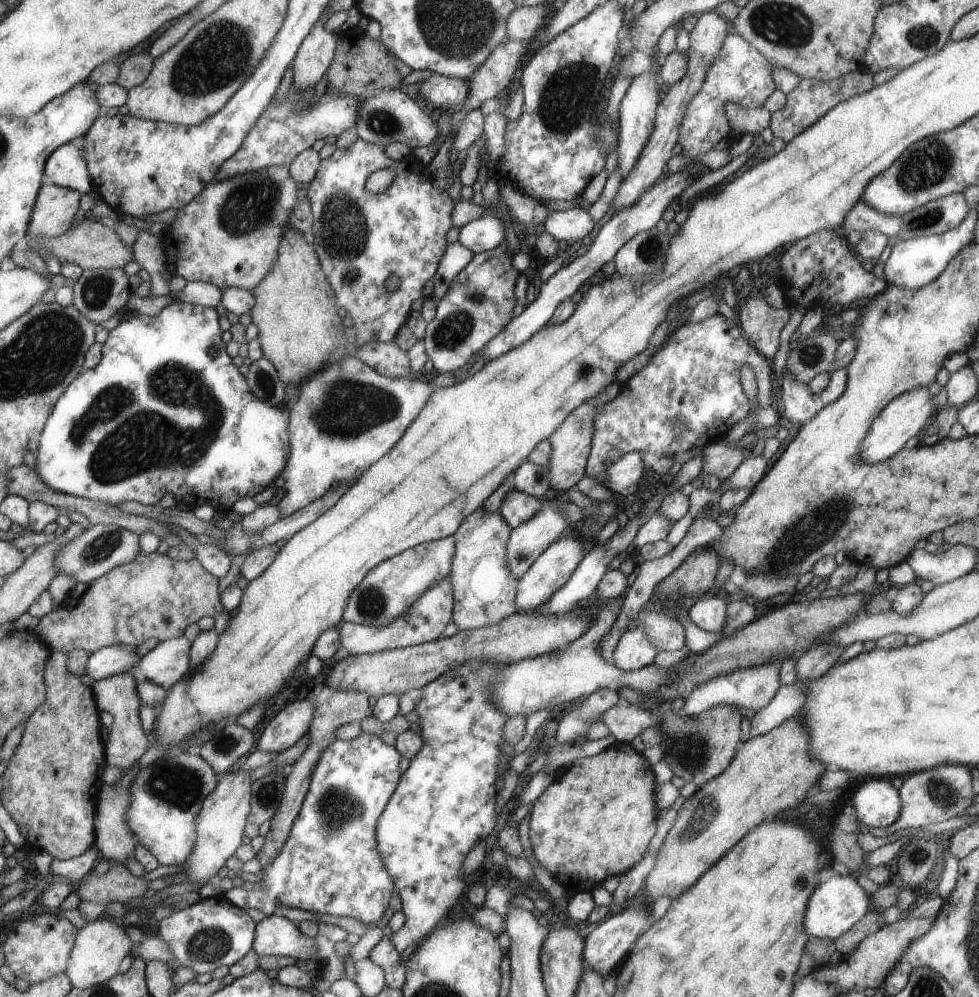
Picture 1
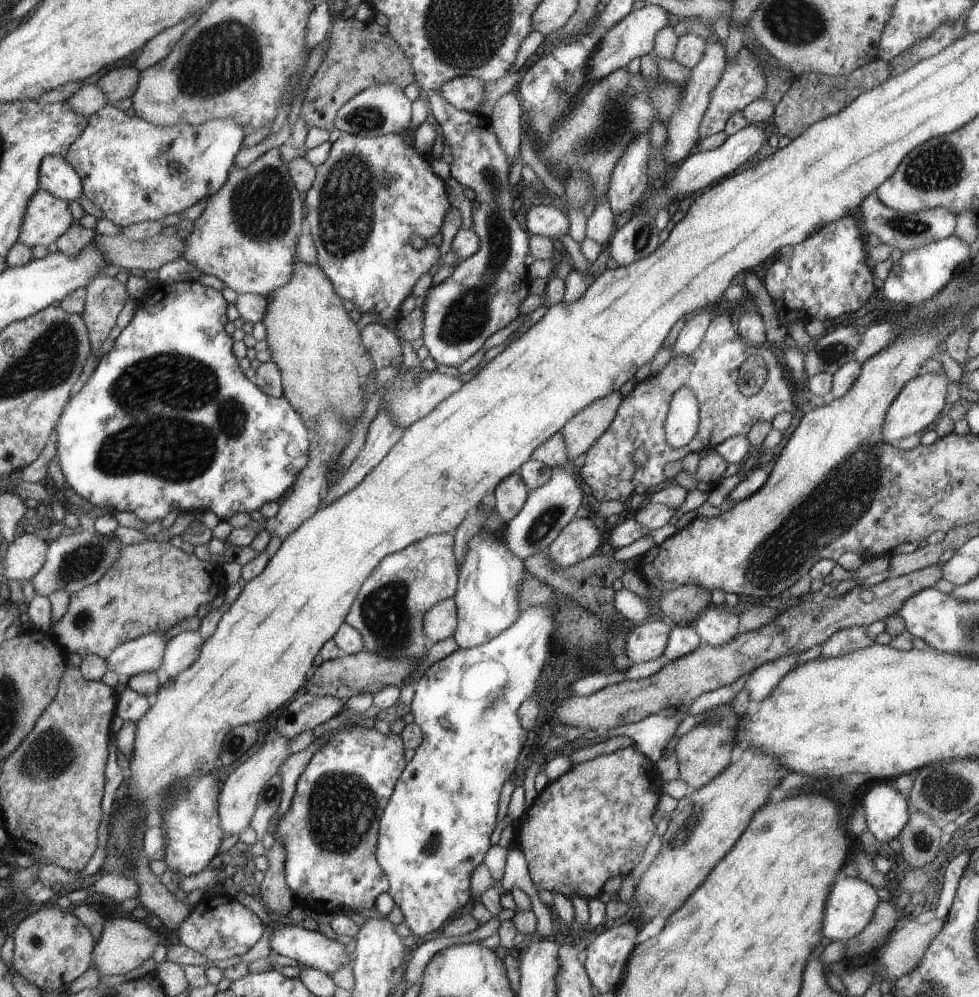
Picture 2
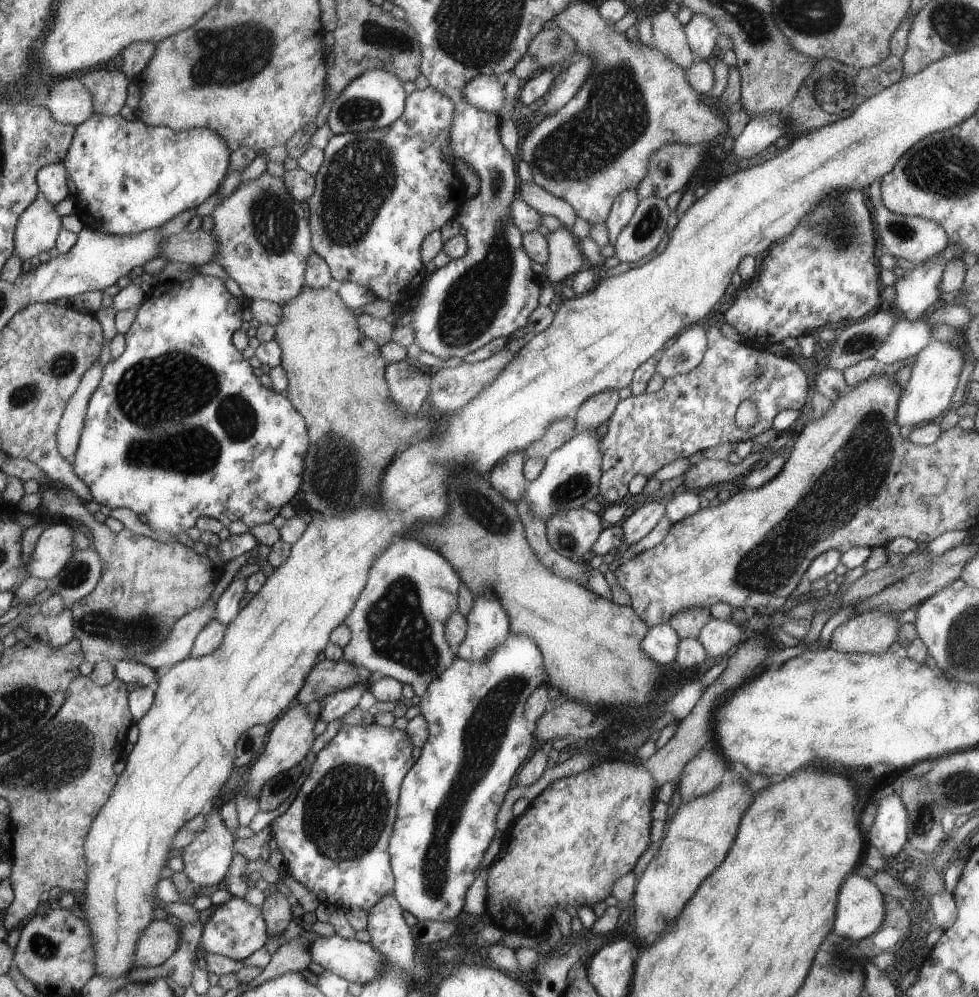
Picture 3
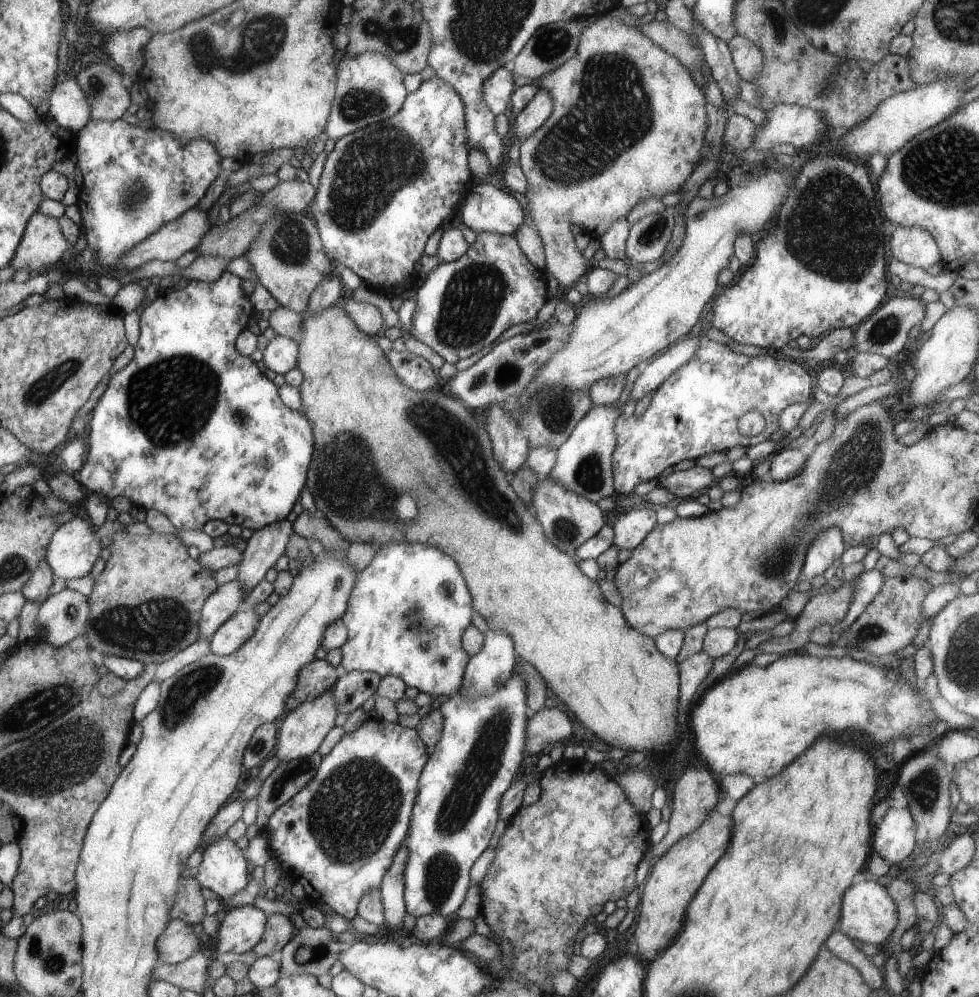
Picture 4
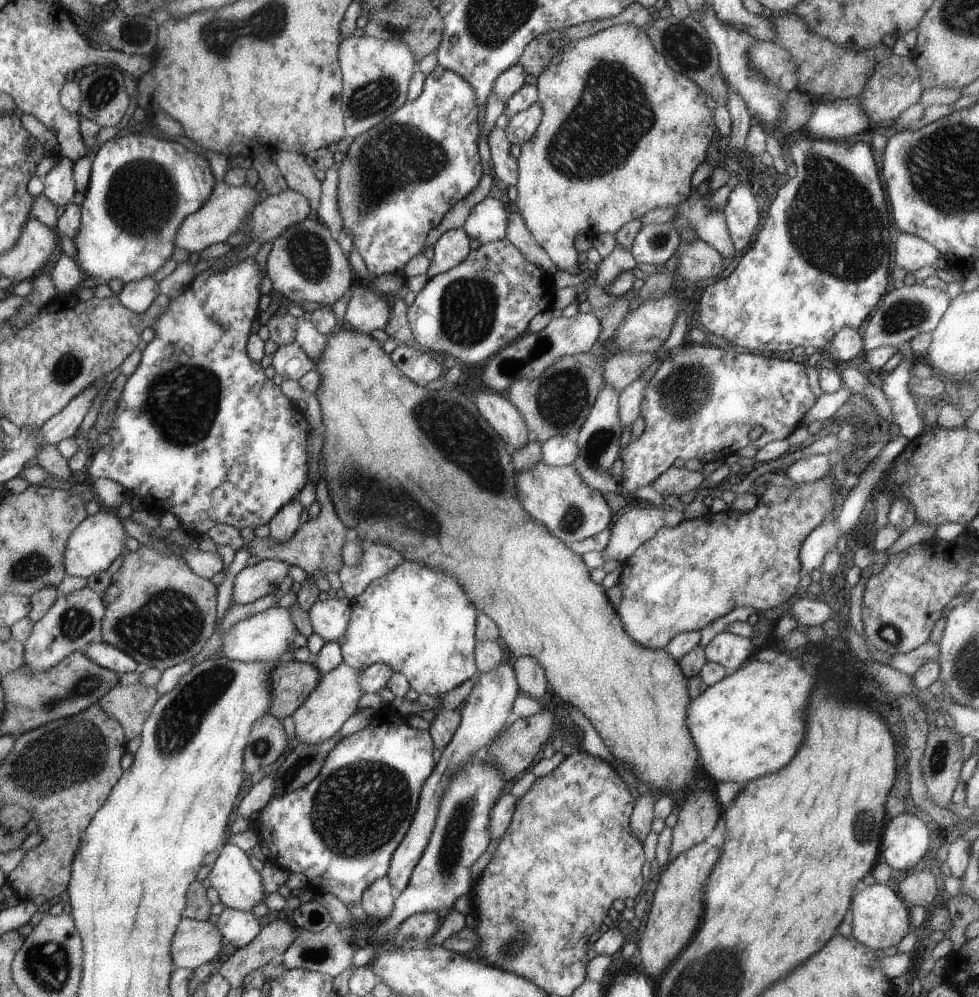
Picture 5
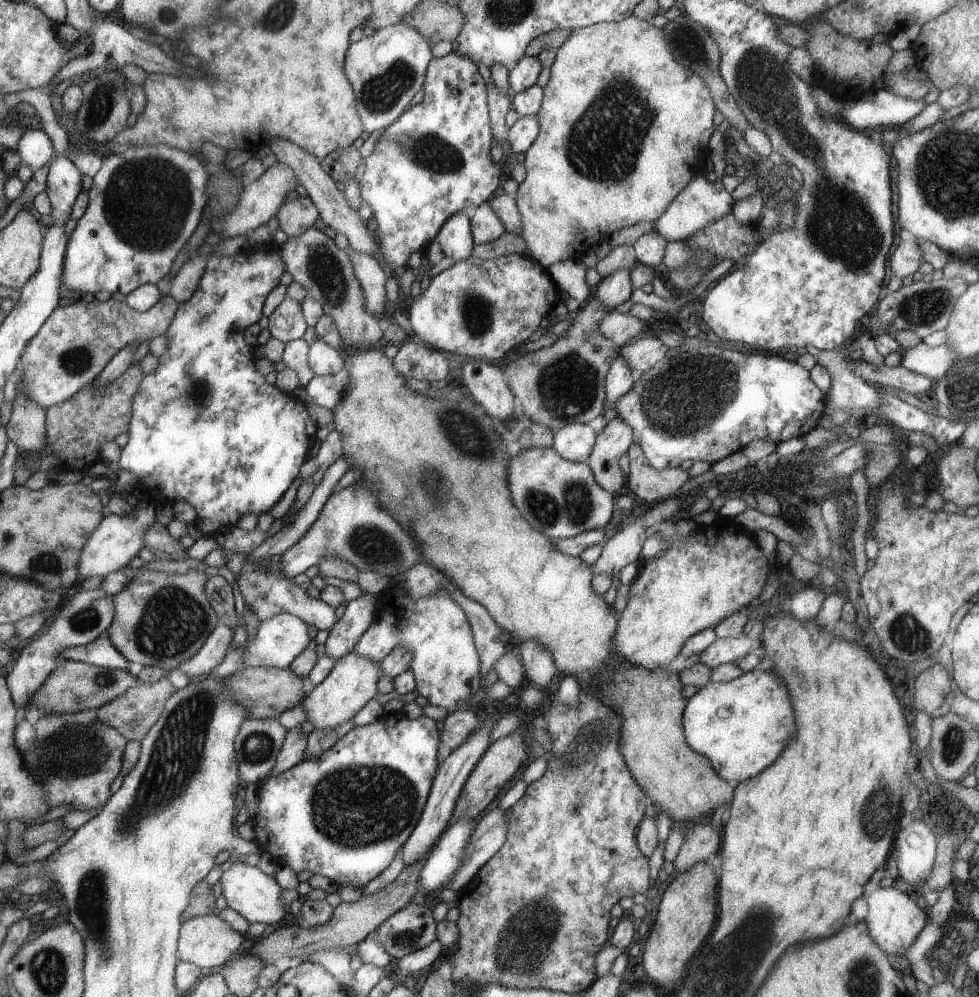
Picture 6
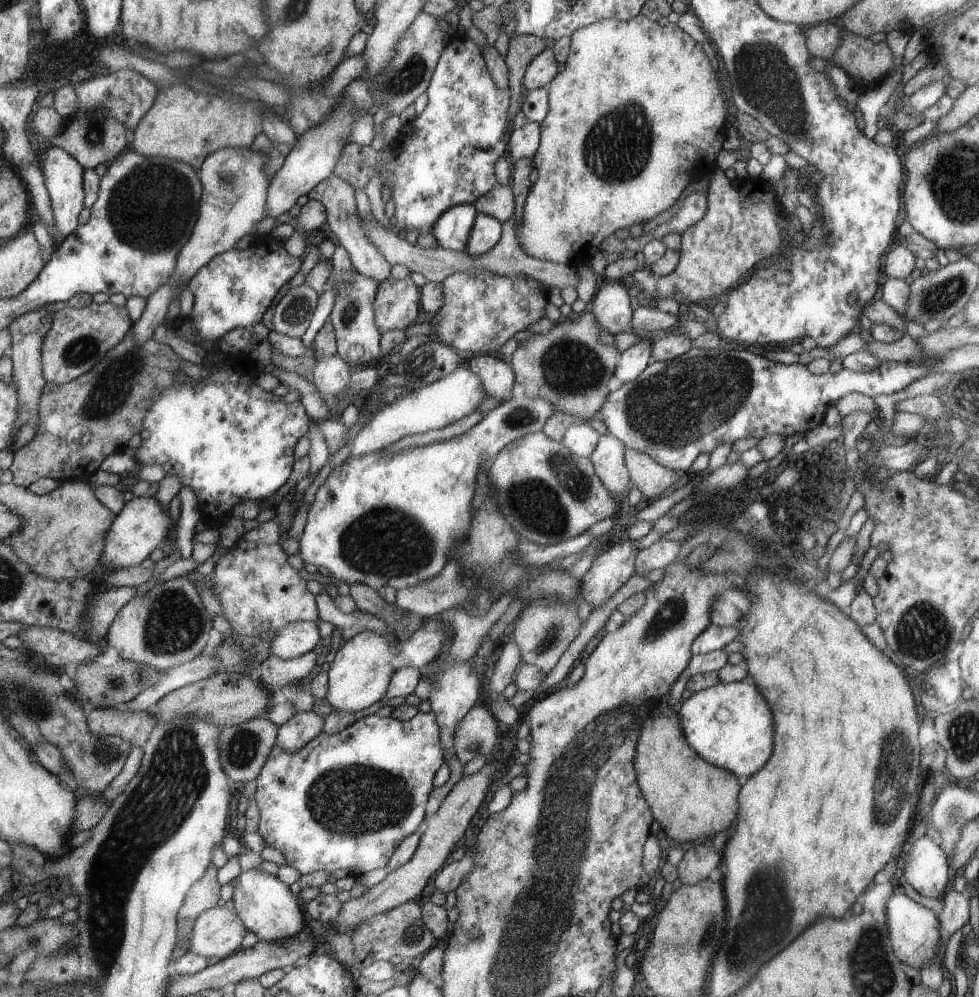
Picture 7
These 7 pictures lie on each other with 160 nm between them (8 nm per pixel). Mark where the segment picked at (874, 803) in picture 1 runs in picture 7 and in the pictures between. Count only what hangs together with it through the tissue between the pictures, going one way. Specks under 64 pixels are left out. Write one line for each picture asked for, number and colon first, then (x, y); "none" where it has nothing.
2: (887, 811)
3: (889, 834)
4: (894, 839)
5: (906, 839)
6: (915, 848)
7: (926, 868)

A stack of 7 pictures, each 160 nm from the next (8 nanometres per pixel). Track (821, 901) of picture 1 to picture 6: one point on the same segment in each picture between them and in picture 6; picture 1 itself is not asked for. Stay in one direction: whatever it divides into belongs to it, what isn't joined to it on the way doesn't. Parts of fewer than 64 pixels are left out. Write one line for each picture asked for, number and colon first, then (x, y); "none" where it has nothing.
2: (851, 903)
3: (860, 912)
4: (869, 916)
5: (880, 918)
6: (894, 920)

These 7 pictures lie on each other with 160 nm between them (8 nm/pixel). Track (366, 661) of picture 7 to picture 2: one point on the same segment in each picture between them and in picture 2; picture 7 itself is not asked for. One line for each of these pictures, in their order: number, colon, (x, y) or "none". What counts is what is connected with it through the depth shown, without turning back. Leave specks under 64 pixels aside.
2: (237, 802)
3: (290, 739)
4: (301, 732)
5: (335, 699)
6: (351, 683)

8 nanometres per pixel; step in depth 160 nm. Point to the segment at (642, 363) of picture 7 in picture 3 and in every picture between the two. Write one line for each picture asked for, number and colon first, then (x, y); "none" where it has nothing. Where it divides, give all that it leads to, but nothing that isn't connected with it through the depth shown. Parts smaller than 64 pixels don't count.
3: (571, 475)
4: (583, 465)
5: (599, 438)
6: (620, 378)

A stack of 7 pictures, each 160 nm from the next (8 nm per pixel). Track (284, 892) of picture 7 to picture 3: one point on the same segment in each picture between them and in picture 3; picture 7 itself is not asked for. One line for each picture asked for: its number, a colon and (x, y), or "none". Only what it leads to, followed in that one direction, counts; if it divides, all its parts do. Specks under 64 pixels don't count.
3: (207, 858)
4: (224, 870)
5: (239, 886)
6: (258, 898)

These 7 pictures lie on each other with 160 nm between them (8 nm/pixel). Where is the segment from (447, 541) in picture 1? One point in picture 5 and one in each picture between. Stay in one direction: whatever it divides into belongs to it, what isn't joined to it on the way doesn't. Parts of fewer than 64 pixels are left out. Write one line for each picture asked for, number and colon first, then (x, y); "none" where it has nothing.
2: (389, 611)
3: (397, 625)
4: (410, 606)
5: (418, 620)

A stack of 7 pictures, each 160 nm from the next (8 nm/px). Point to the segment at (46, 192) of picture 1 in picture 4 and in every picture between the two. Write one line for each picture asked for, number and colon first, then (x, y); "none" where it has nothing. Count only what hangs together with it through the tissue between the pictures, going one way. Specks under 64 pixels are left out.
2: (48, 218)
3: (37, 231)
4: (43, 244)

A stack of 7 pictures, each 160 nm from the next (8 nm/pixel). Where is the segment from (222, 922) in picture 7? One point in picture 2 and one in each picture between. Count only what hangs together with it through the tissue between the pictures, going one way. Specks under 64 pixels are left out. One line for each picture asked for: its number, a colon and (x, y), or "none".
2: (126, 943)
3: (158, 942)
4: (178, 942)
5: (196, 942)
6: (207, 941)

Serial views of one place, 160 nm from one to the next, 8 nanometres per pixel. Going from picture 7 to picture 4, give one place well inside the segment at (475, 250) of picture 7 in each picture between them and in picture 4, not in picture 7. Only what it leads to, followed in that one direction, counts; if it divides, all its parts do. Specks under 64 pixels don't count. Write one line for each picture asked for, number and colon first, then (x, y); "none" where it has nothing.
4: (488, 209)
5: (487, 221)
6: (486, 226)

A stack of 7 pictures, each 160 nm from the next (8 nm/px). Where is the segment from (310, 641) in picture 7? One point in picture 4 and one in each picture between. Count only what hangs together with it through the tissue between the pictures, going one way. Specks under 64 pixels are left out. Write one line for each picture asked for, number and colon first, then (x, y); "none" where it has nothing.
4: (232, 634)
5: (265, 637)
6: (279, 639)

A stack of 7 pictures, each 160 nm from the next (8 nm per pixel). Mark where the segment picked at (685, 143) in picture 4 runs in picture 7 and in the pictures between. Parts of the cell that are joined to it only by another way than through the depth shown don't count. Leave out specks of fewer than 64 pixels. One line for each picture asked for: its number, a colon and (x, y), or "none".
5: (635, 160)
6: (619, 110)
7: (628, 116)

